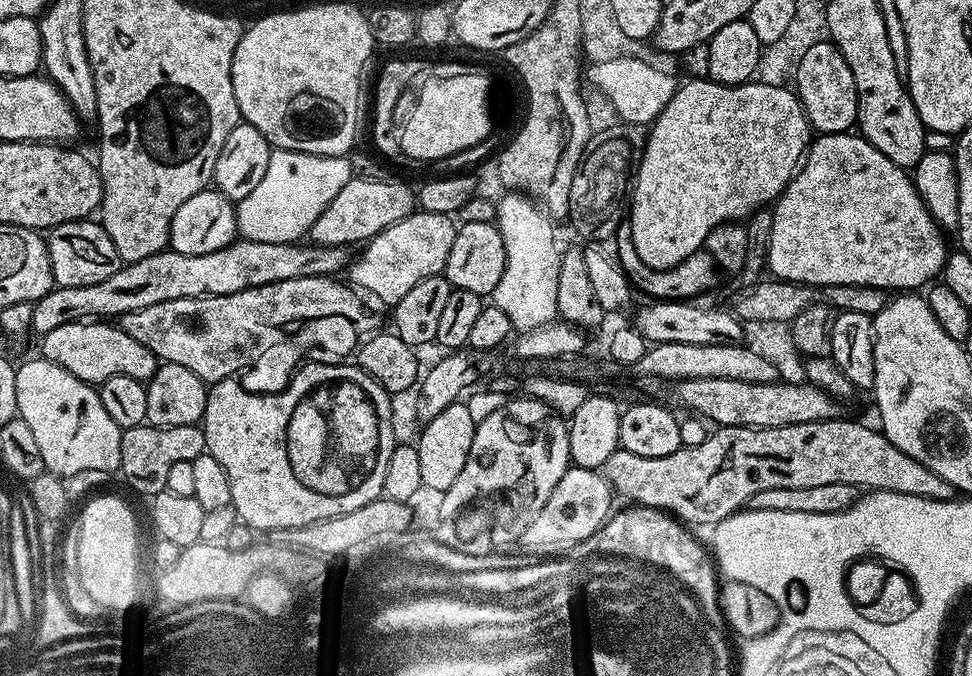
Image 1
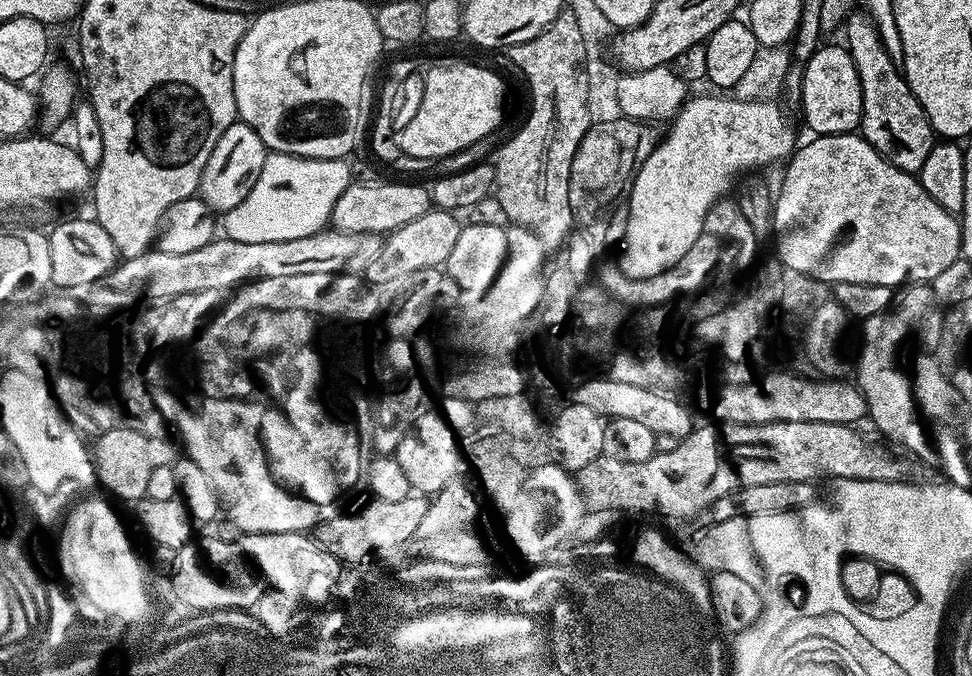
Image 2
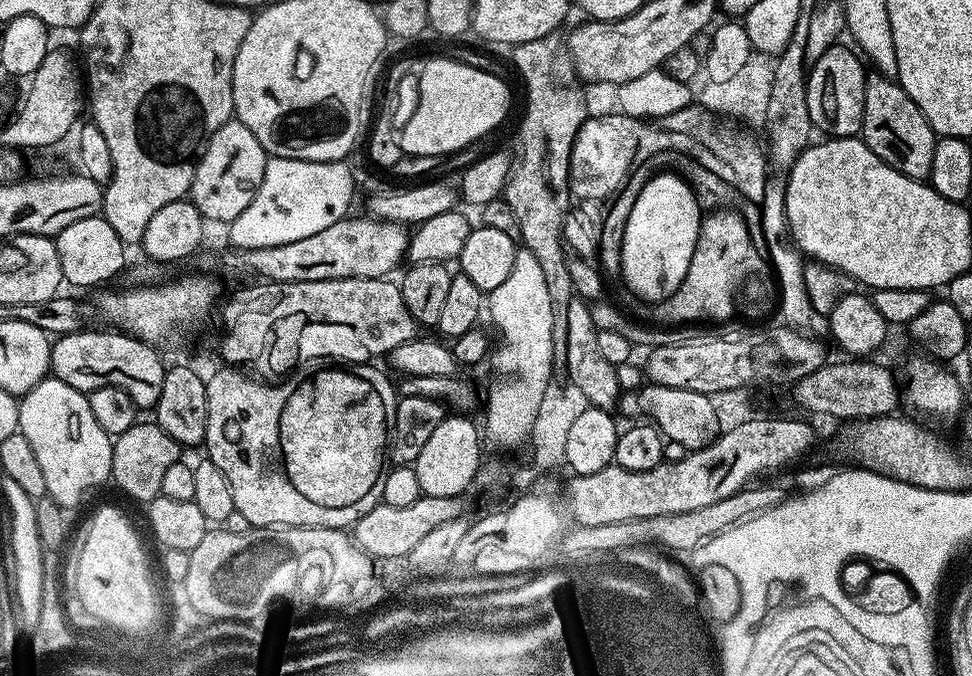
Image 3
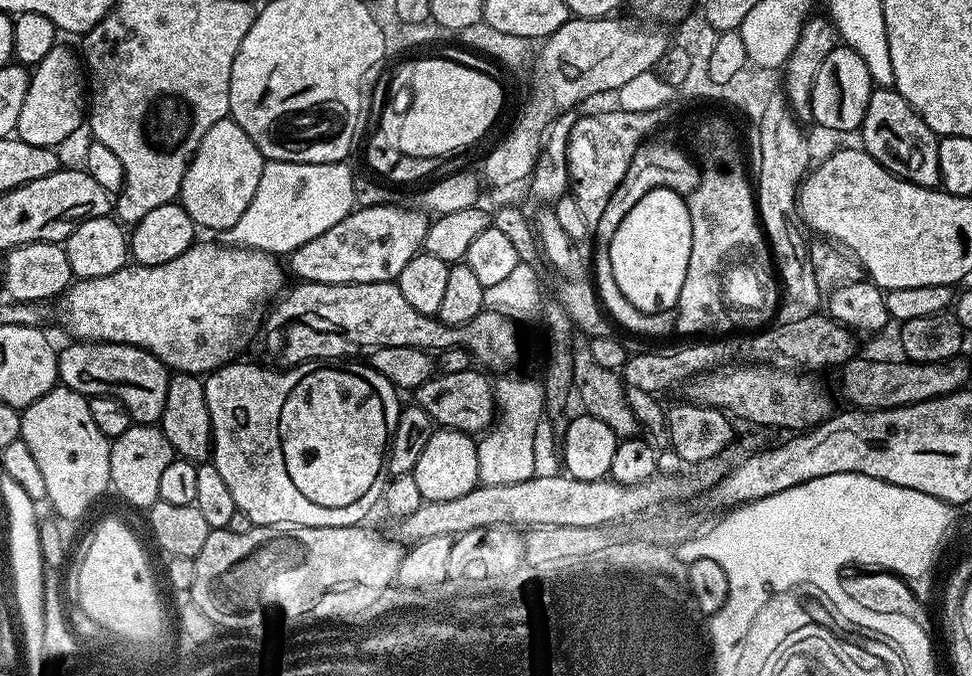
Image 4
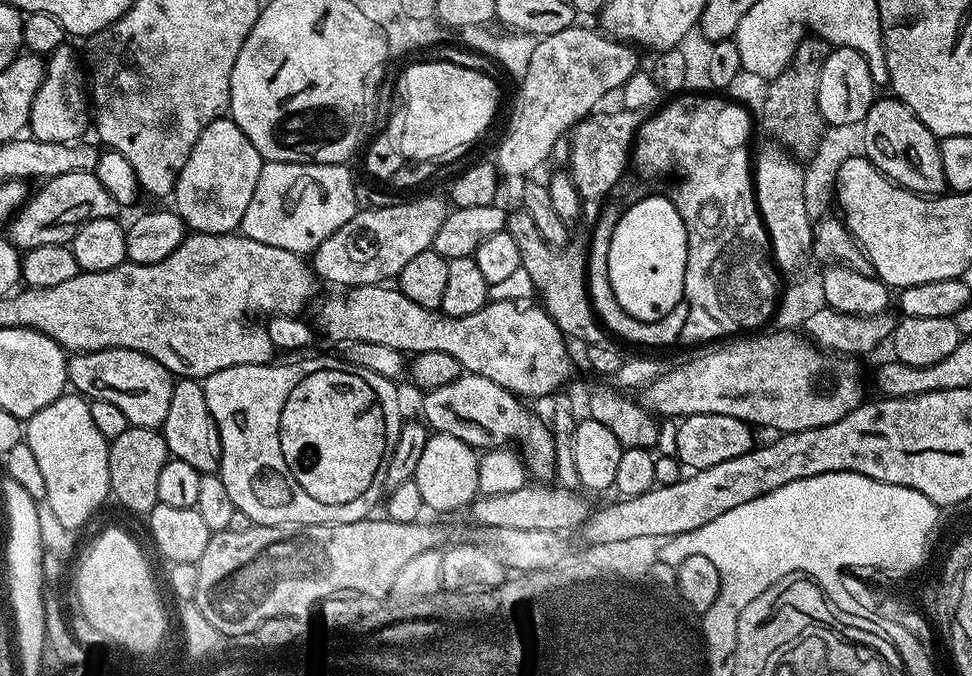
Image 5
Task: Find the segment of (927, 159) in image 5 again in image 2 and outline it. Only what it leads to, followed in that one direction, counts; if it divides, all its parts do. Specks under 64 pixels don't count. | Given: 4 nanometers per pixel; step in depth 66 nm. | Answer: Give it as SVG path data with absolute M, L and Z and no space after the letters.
M860 10L853 11L843 21L843 32L843 43L846 45L850 58L853 59L854 66L857 68L858 78L861 80L861 90L864 94L859 131L868 140L870 146L878 154L889 160L898 170L919 174L922 166L926 163L926 156L930 154L934 143L931 122L926 118L926 114L922 110L918 98L914 98L910 86L904 81L903 71L890 58L890 54L886 54L886 46L878 34L876 23L872 21L872 17Z

